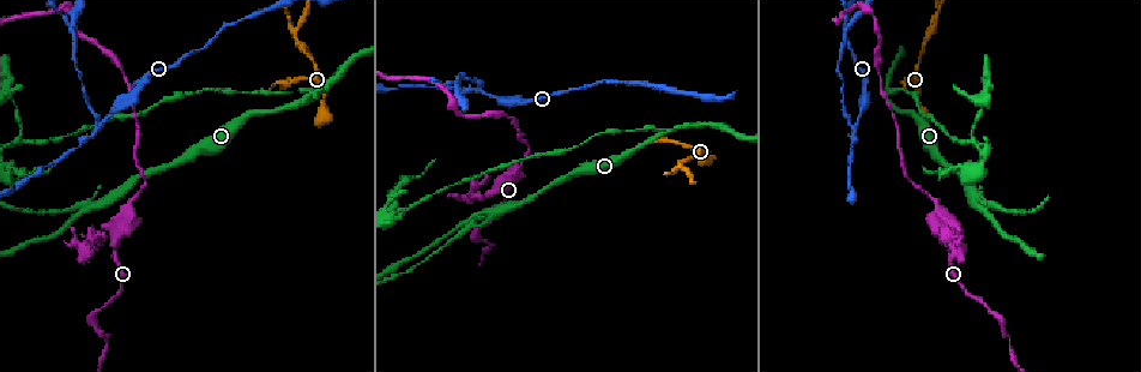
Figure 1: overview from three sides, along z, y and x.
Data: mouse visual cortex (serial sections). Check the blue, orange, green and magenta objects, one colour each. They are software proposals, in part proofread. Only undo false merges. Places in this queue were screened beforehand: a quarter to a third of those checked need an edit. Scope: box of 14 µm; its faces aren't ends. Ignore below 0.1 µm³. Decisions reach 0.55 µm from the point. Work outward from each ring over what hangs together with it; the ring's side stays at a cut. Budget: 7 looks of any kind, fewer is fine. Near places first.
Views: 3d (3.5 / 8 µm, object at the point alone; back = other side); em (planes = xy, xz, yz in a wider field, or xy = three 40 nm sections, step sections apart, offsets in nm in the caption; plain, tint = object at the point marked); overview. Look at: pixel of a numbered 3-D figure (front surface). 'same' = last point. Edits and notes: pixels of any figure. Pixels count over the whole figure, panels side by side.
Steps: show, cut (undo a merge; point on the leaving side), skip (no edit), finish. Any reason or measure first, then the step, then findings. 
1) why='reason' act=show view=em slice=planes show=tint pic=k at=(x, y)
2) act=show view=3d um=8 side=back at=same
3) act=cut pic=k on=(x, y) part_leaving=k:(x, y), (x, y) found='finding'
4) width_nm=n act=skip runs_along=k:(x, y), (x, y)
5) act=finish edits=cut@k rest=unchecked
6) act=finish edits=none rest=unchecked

why='two arms at a narrow angle' act=show view=3d um=3.5 pic=1 at=(690, 125)

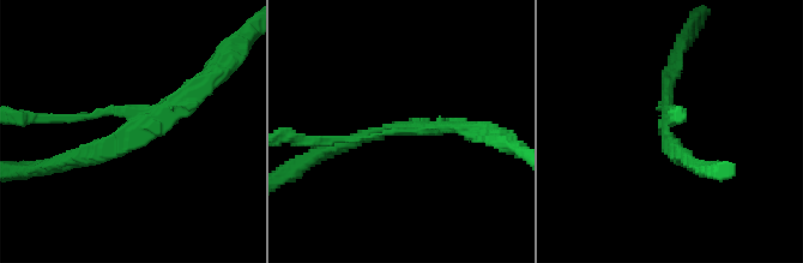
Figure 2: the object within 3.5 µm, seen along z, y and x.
act=show view=em slice=xy step=2 show=tint pic=2 at=(665, 128)

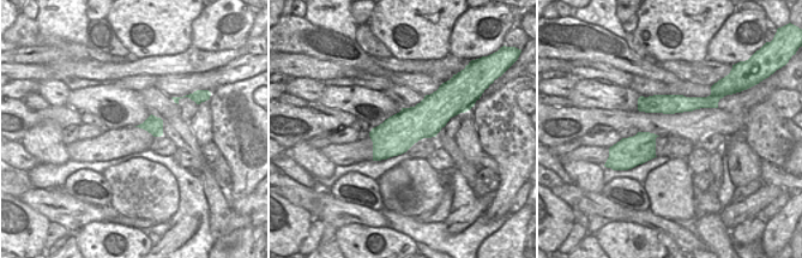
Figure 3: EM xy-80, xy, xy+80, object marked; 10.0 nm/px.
width_nm=380 act=cut pic=2 on=(84, 115) border=3:(689, 97), (682, 101), (675, 112) found='two cells meet here'

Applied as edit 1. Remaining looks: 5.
why='narrows sharply' act=show view=3d um=3.5 pic=1 at=(929, 36)

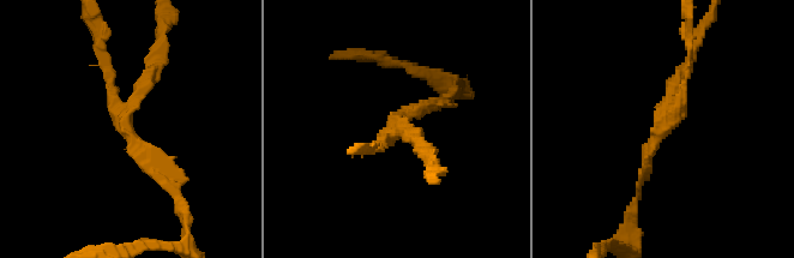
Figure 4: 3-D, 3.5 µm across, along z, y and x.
act=show view=em slice=xy step=2 show=plain pic=4 at=(129, 119)

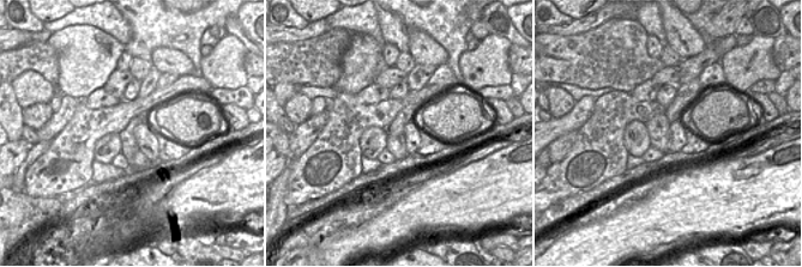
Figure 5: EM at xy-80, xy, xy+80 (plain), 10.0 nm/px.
act=show view=em slice=xy step=2 show=tint at=same

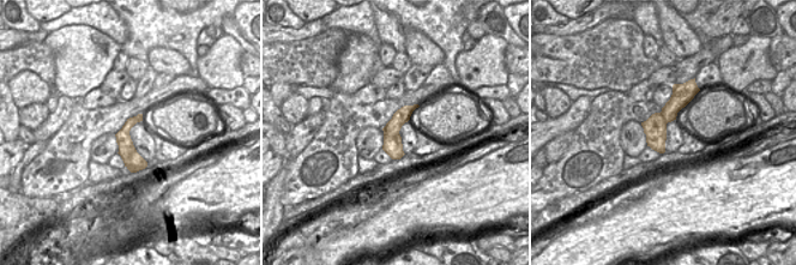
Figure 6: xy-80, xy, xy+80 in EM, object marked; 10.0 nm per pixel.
arm_widths_nm=100,150,200 act=cut pic=4 on=(97, 48) part_leaving=4:(113, 101), (95, 24) found='two cells meet here'

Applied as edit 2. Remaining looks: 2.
why='side arm on a straight run' act=show view=3d um=8 pic=1 at=(98, 126)

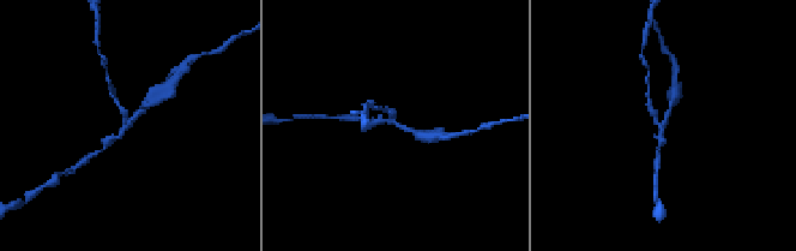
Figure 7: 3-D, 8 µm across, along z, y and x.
why='need the tissue' act=show view=em slice=xy step=5 show=tint pic=7 at=(661, 123)

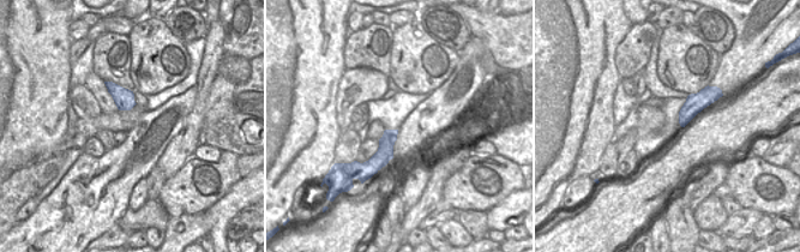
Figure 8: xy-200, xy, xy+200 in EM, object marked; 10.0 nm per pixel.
arms=3 arm_widths_nm=150,150,200 act=cut pic=7 on=(650, 108) part_leaving=7:(659, 124), (650, 109), (647, 81) found='a second cell is stuck on'

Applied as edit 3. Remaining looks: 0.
act=finish edits=cut@2,cut@4,cut@7 rest=unchecked

